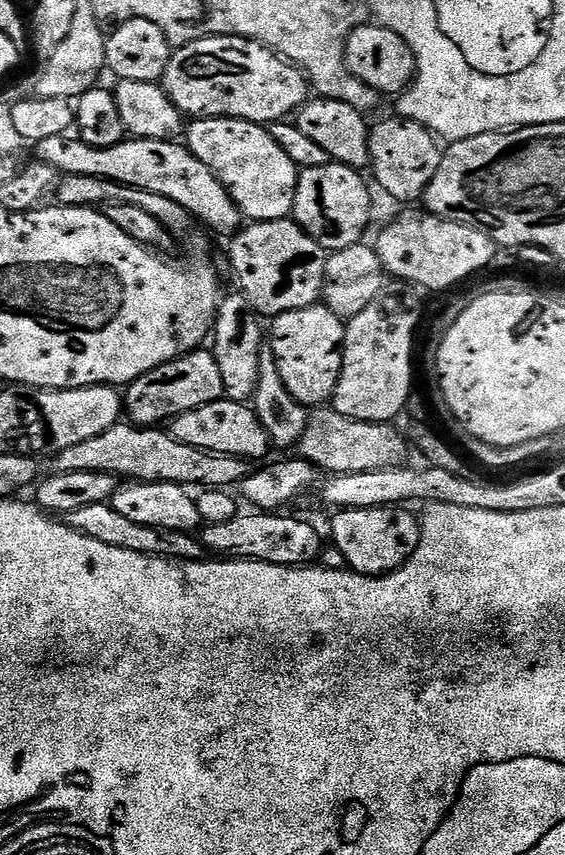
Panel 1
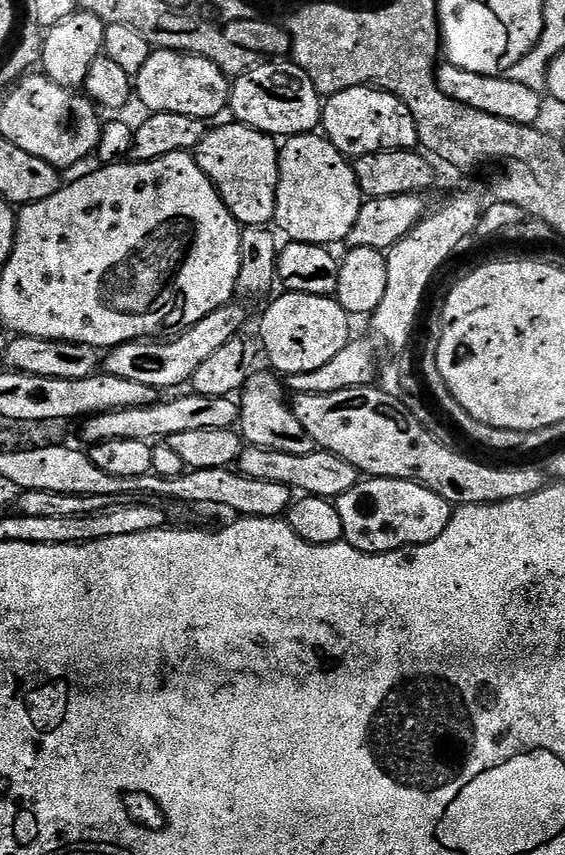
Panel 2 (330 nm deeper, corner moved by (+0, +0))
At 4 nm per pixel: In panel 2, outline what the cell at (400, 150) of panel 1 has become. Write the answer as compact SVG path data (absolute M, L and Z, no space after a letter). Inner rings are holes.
M351 88L327 97L322 108L322 132L349 158L386 150L412 150L420 144L414 114L394 94L379 88Z

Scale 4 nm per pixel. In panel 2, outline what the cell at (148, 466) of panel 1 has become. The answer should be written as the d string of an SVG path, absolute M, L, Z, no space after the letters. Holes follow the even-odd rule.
M248 446L240 454L238 471L241 476L258 478L258 482L278 482L297 493L318 496L328 501L335 501L337 496L346 494L346 490L354 490L354 486L362 479L362 473L350 466L346 458L338 458L338 454L323 450L315 450L310 454L290 454L279 452L278 449Z

